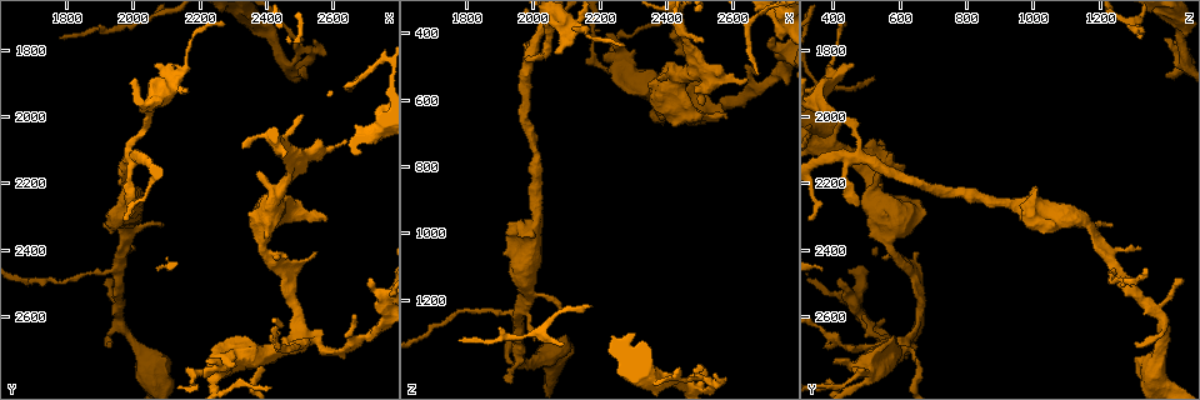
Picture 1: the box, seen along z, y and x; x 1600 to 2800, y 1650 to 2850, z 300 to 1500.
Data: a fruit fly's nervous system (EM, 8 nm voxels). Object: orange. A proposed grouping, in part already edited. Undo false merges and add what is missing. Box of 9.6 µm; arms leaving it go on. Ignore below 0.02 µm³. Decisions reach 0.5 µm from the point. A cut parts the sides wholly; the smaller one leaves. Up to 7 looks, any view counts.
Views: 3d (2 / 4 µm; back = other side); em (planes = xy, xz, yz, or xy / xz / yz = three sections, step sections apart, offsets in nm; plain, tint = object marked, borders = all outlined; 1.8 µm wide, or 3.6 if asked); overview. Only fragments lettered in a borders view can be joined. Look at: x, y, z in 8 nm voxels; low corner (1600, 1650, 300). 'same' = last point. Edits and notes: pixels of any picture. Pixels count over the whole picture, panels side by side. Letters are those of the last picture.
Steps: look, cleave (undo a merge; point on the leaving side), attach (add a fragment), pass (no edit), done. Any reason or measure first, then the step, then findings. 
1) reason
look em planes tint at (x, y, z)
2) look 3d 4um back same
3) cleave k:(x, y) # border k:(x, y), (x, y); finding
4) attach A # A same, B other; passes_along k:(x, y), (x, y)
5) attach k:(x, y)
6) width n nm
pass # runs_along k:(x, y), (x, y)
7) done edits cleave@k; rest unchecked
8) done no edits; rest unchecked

look em xz step 8 tint at (2500, 1760, 1400)

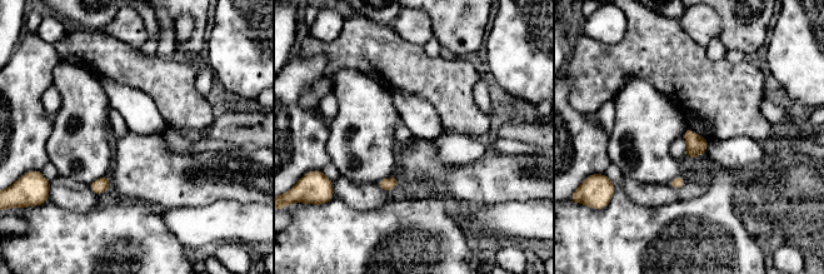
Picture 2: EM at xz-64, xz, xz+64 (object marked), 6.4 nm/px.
look em planes borders same

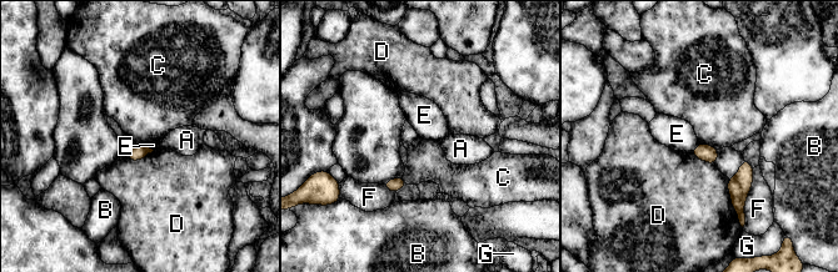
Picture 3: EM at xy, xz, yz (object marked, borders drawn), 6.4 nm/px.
pass # A other, B other, C other, D other, E other, F other, G other; border 3:(701, 142), (718, 149); no lettered fragment goes on from it

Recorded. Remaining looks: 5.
branch point
look 3d 4um at (2450, 2200, 510)

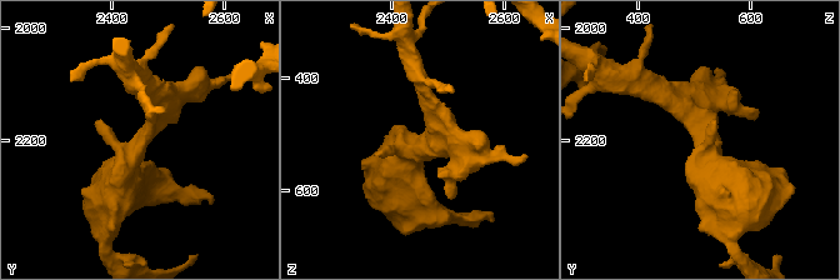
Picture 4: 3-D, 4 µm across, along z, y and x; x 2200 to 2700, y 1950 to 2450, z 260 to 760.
need the tissue
look em planes plain at (2455, 2190, 520)

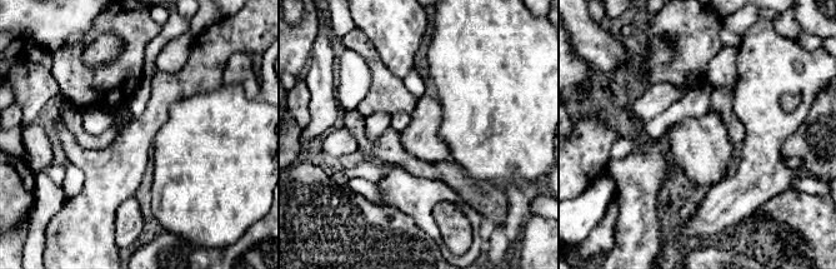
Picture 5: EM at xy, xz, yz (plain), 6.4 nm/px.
look em planes borders same

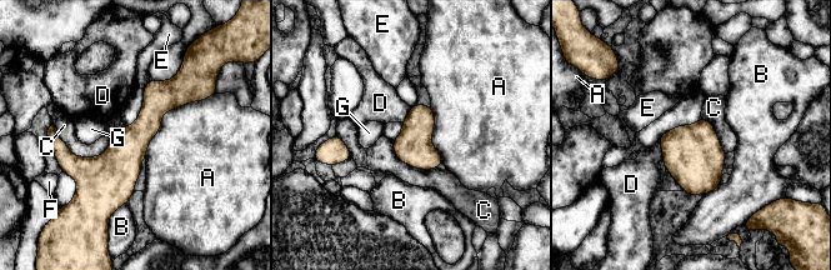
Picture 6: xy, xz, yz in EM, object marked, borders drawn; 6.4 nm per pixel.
pass # A other, B other, C other, D other, E other, F other, G other; border 6:(53, 124), (78, 156), (109, 145); one neuron here

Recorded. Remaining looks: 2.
free end
look em planes plain at (2510, 2000, 420)

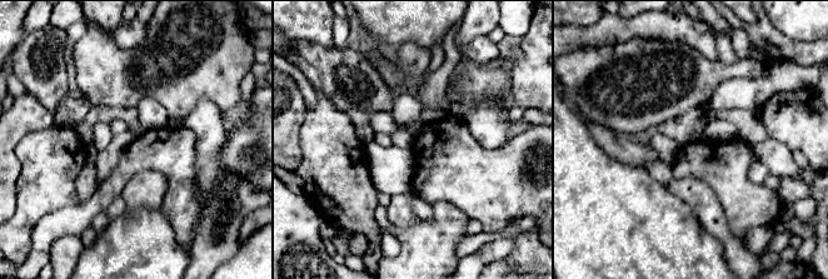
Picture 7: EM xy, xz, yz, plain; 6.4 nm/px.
look em planes borders same

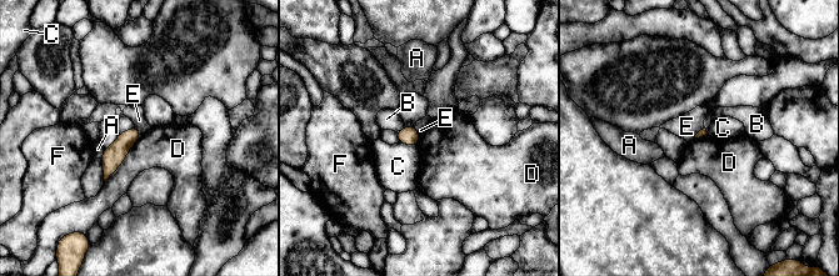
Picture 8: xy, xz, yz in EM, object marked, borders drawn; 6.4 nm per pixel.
pass # A other, B other, C other, D other, E other, F other; border 8:(141, 135), (105, 181); no lettered fragment goes on from it

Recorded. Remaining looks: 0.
done no edits; rest unchecked

